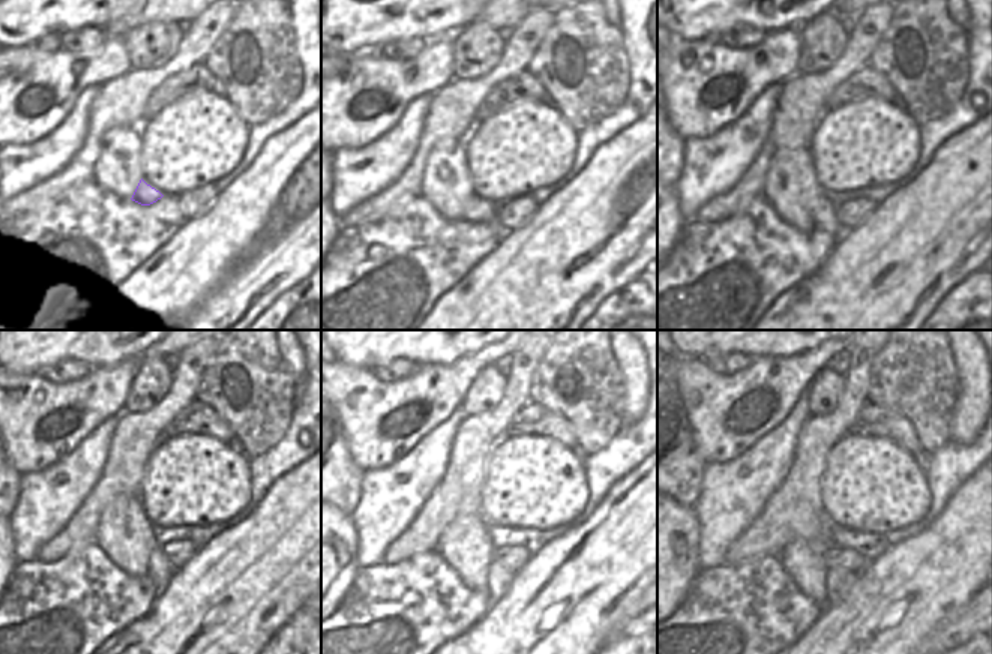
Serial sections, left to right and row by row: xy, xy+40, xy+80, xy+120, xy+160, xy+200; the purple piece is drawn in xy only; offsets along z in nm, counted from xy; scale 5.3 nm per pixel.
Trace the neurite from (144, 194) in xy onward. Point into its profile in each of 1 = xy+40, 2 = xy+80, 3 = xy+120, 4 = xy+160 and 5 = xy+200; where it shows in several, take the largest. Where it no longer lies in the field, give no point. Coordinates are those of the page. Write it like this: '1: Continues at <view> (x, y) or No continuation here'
1: Continues at xy+40 (479, 210)
2: Continues at xy+80 (823, 212)
3: Continues at xy+120 (159, 570)
4: Continues at xy+160 (499, 578)
5: Continues at xy+200 (838, 582).

